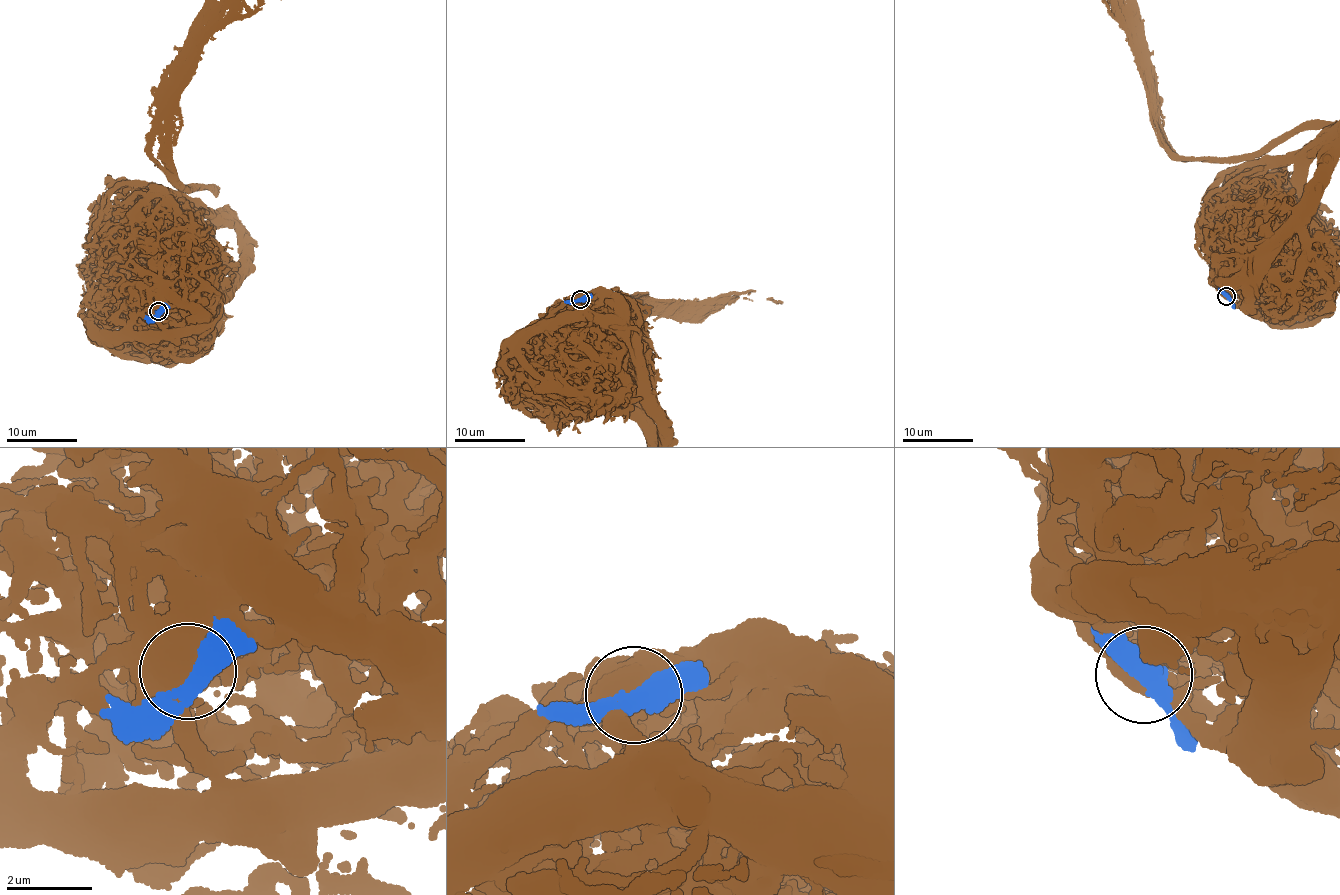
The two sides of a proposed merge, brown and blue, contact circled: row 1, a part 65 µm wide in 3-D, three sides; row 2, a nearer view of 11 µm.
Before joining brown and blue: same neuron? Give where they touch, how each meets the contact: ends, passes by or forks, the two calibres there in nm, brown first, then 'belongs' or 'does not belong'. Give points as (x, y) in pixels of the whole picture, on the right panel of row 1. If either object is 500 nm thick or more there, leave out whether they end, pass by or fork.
(1226, 296) | brown forks | blue passes by | 460/460 nm | does not belong

